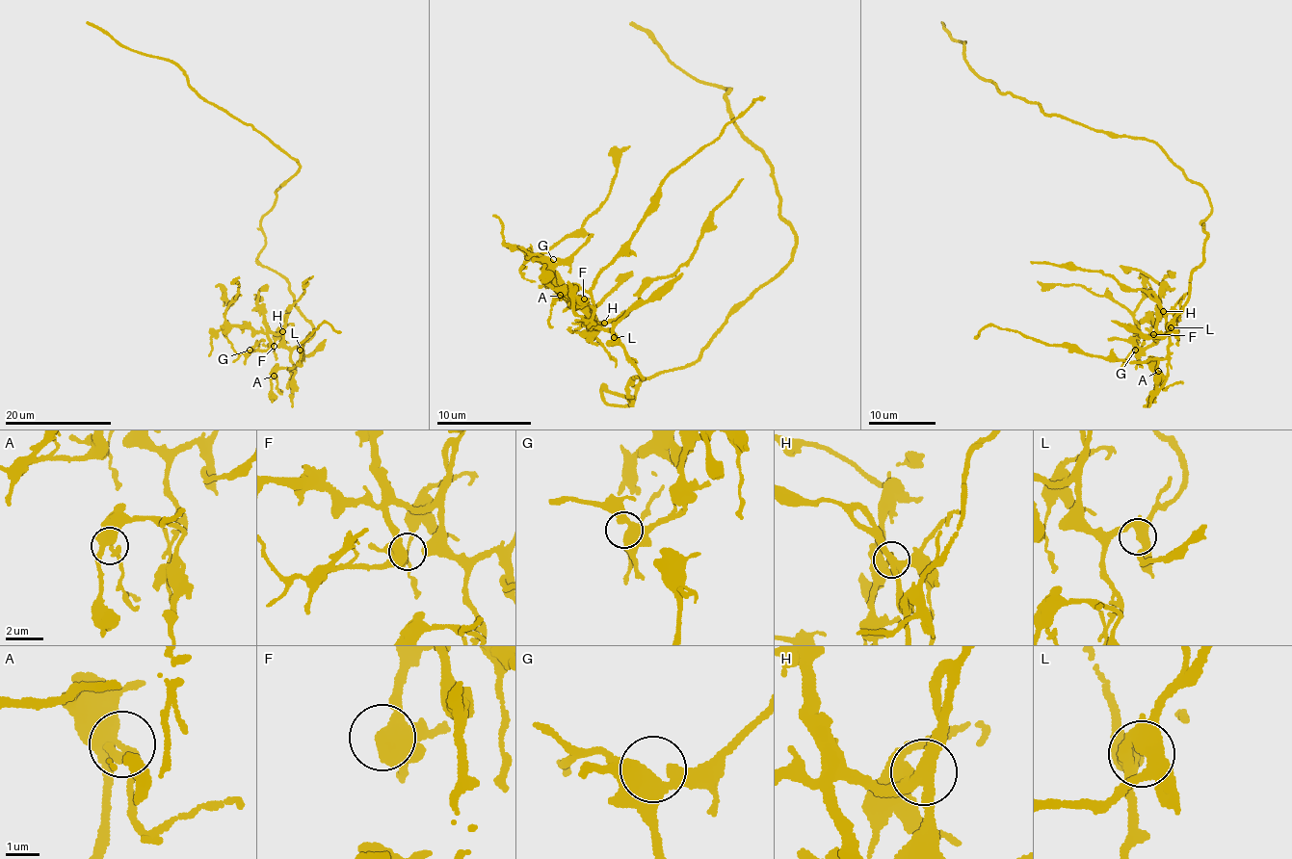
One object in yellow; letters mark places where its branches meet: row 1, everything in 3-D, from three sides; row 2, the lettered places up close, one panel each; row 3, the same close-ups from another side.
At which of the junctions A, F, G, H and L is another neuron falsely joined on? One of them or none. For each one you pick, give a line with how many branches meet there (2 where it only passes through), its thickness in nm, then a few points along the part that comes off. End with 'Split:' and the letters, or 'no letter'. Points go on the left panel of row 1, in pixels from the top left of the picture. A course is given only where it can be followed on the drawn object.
Split: no letter

